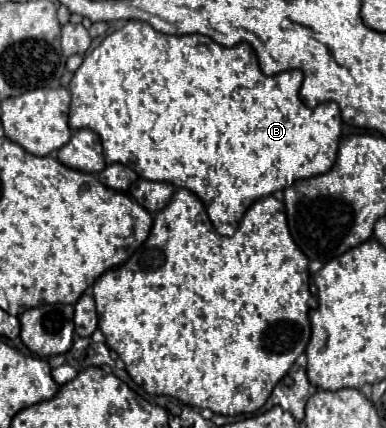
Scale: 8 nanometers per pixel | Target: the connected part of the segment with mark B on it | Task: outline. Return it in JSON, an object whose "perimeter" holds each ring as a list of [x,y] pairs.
{"perimeter":[[[129,20],[121,30],[109,34],[93,52],[89,52],[85,56],[83,64],[79,66],[79,70],[73,74],[73,80],[69,84],[69,92],[71,92],[69,128],[73,128],[73,130],[89,128],[89,130],[97,132],[101,136],[103,154],[105,154],[105,162],[107,164],[113,164],[113,162],[129,164],[129,168],[133,168],[145,180],[161,180],[161,182],[173,184],[175,188],[191,190],[205,204],[207,214],[209,214],[215,230],[221,236],[233,236],[233,232],[239,226],[245,210],[255,200],[265,198],[265,196],[269,196],[269,194],[273,194],[277,190],[283,190],[283,188],[291,186],[297,180],[325,174],[333,166],[333,162],[335,162],[339,134],[341,134],[341,112],[339,112],[339,106],[335,102],[329,102],[329,104],[319,104],[317,108],[307,108],[301,102],[301,98],[299,98],[301,82],[303,82],[303,74],[299,70],[283,72],[283,78],[279,78],[279,76],[265,76],[259,70],[257,56],[255,56],[253,48],[247,42],[241,42],[241,44],[235,44],[235,46],[227,48],[227,46],[215,44],[209,36],[199,36],[199,34],[167,36],[167,34],[161,34],[161,32],[153,30],[147,22]]]}

